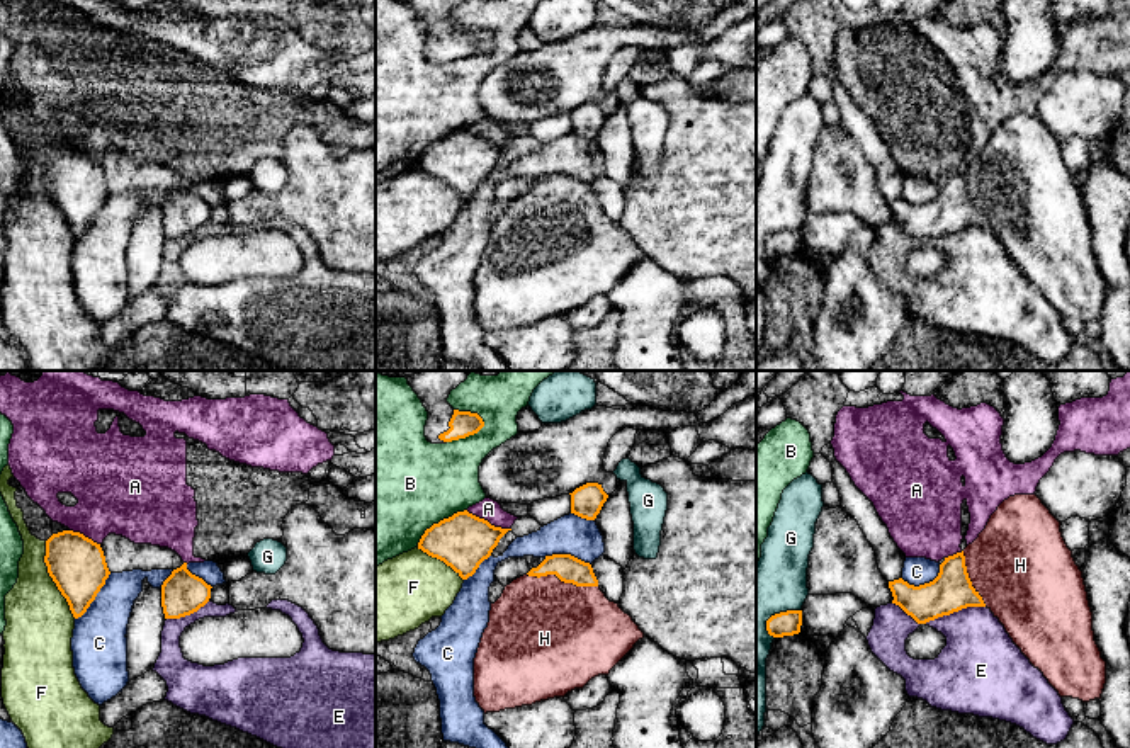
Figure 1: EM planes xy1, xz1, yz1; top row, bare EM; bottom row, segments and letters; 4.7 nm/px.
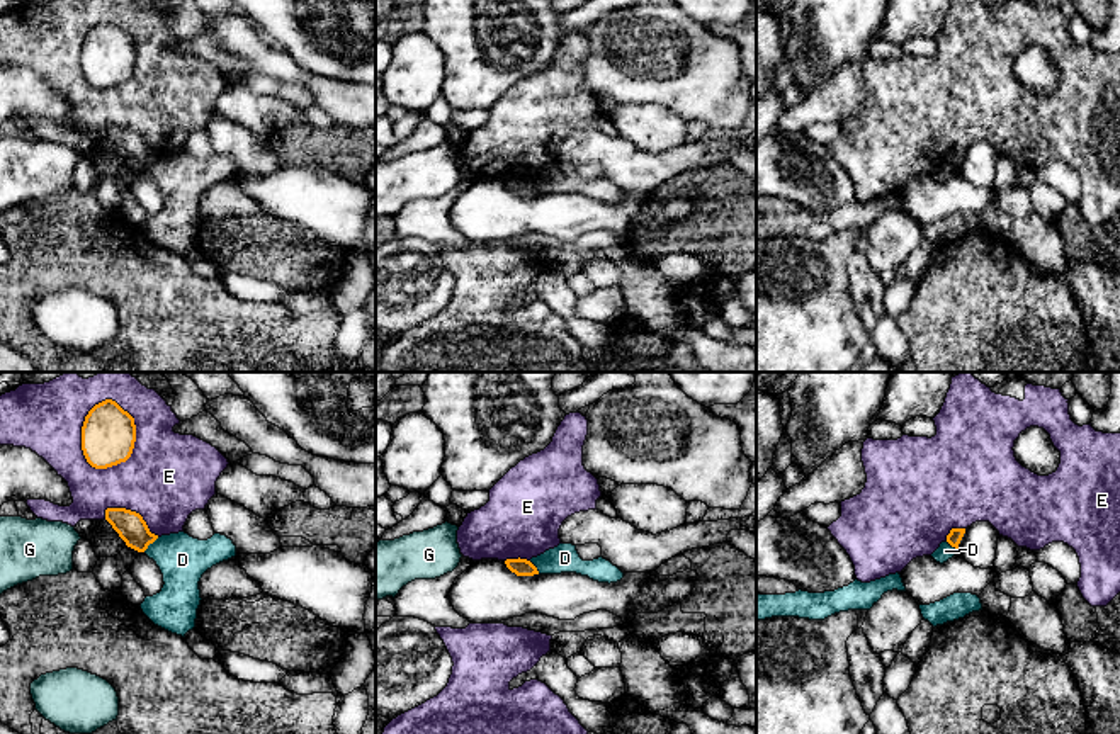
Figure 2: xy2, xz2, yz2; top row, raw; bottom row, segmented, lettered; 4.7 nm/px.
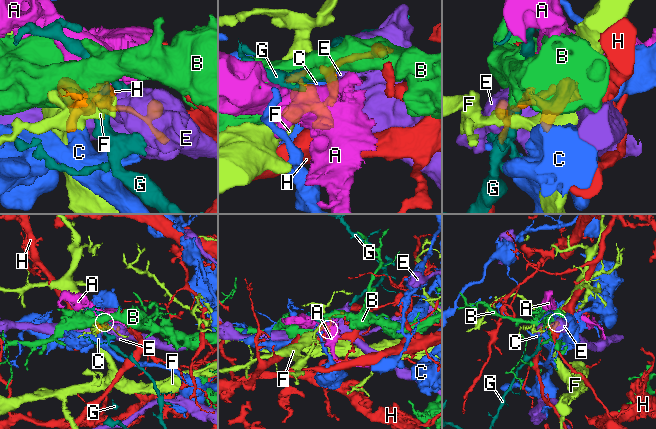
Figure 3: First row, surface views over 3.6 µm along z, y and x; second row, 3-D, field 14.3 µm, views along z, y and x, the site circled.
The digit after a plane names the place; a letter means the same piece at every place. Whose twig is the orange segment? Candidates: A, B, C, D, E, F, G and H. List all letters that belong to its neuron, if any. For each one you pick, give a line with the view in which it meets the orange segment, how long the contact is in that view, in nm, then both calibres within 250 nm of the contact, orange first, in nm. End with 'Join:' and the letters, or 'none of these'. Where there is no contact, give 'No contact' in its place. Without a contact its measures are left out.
H: Touches orange in xz1. Shared border 340 nm. Thickness 130 nm (orange) against 480 nm
Join: H

